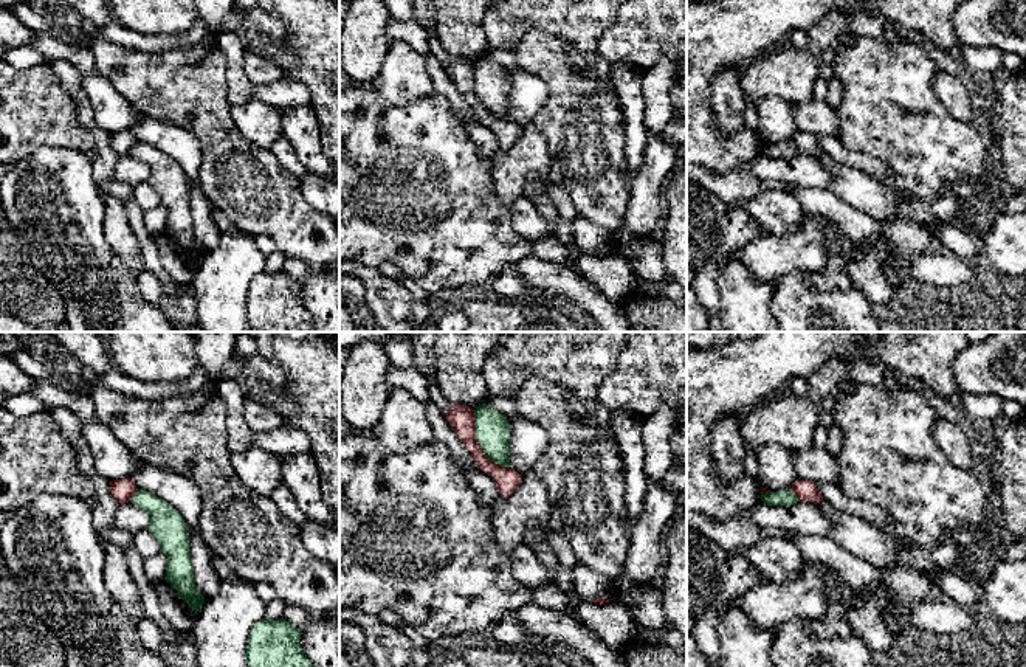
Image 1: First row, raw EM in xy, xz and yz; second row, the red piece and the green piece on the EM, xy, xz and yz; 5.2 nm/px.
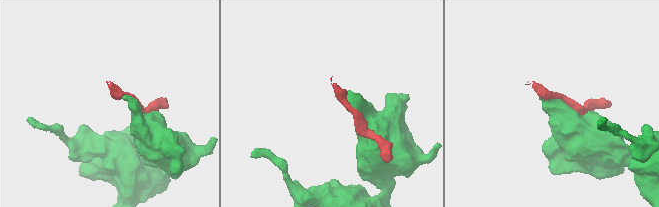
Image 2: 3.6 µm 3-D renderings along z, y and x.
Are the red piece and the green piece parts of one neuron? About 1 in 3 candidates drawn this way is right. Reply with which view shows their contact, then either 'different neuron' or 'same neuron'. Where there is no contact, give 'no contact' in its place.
xz | different neuron

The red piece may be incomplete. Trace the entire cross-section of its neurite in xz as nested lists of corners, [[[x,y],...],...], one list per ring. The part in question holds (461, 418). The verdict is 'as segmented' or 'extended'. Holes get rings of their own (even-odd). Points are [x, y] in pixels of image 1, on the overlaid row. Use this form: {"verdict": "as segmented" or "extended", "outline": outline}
{"verdict": "as segmented", "outline": [[[453,403],[451,410],[443,416],[456,436],[471,453],[477,468],[493,478],[499,495],[505,498],[511,496],[521,482],[521,475],[510,467],[502,467],[491,461],[479,447],[474,439],[474,410],[468,405]]]}

